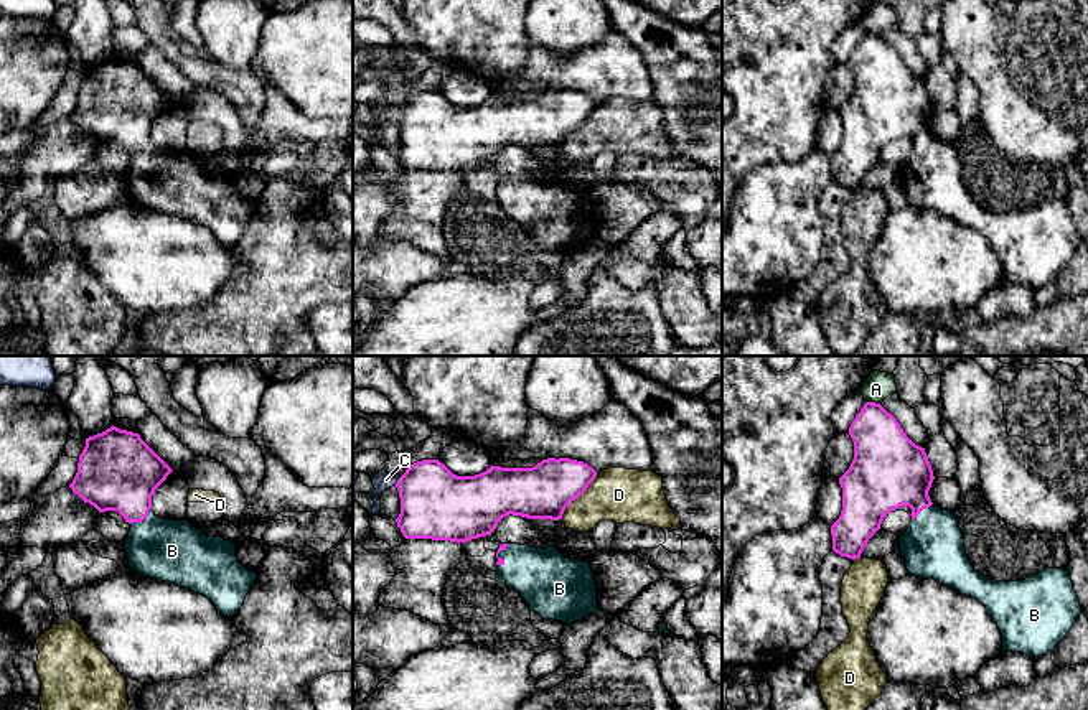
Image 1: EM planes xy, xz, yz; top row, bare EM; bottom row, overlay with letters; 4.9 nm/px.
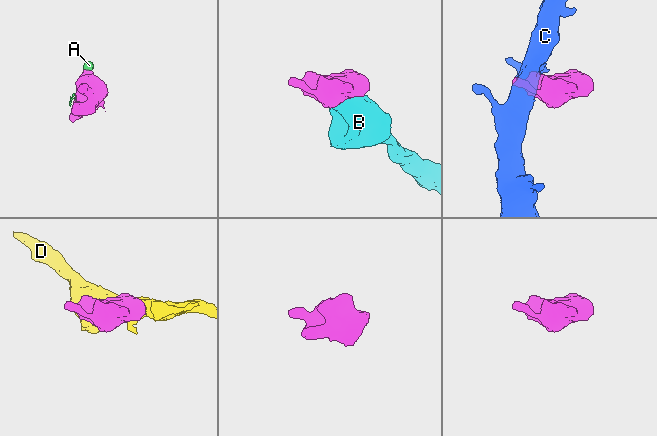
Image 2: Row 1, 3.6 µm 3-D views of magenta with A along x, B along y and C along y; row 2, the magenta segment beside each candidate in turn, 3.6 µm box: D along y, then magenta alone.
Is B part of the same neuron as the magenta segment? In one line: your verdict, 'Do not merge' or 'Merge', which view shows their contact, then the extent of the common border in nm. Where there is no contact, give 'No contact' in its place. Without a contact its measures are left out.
Merge. Touches magenta in xy. Shared border 130 nm

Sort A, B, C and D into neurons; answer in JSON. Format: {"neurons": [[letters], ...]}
{"neurons": [["A"], ["B"], ["C"], ["D"]]}

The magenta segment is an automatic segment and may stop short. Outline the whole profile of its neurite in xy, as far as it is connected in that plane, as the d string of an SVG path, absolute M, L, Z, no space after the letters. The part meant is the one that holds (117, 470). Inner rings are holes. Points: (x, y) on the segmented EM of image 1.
M112 425L86 438L77 473L69 488L99 512L117 511L130 524L124 547L132 570L190 588L206 596L223 616L234 616L254 585L257 572L237 562L236 545L231 540L206 537L188 521L166 521L152 511L152 496L171 471L138 433Z

